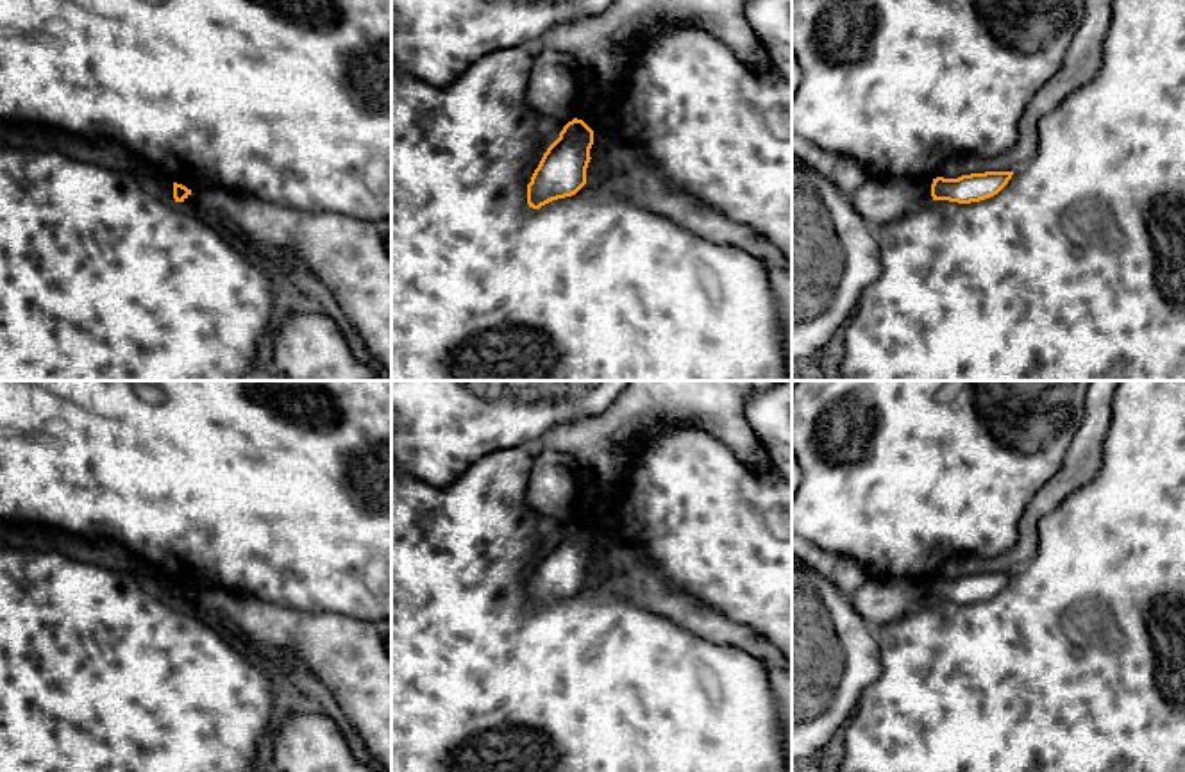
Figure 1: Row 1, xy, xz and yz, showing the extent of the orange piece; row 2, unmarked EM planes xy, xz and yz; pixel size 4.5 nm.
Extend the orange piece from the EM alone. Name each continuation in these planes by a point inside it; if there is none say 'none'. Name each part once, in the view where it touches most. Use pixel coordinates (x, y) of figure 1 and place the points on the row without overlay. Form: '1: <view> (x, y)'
none

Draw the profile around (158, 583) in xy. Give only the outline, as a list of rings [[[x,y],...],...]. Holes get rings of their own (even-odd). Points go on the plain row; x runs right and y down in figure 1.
[[[143,566],[134,568],[134,572],[148,592],[159,595],[164,600],[175,600],[173,581],[168,579],[164,574]]]

